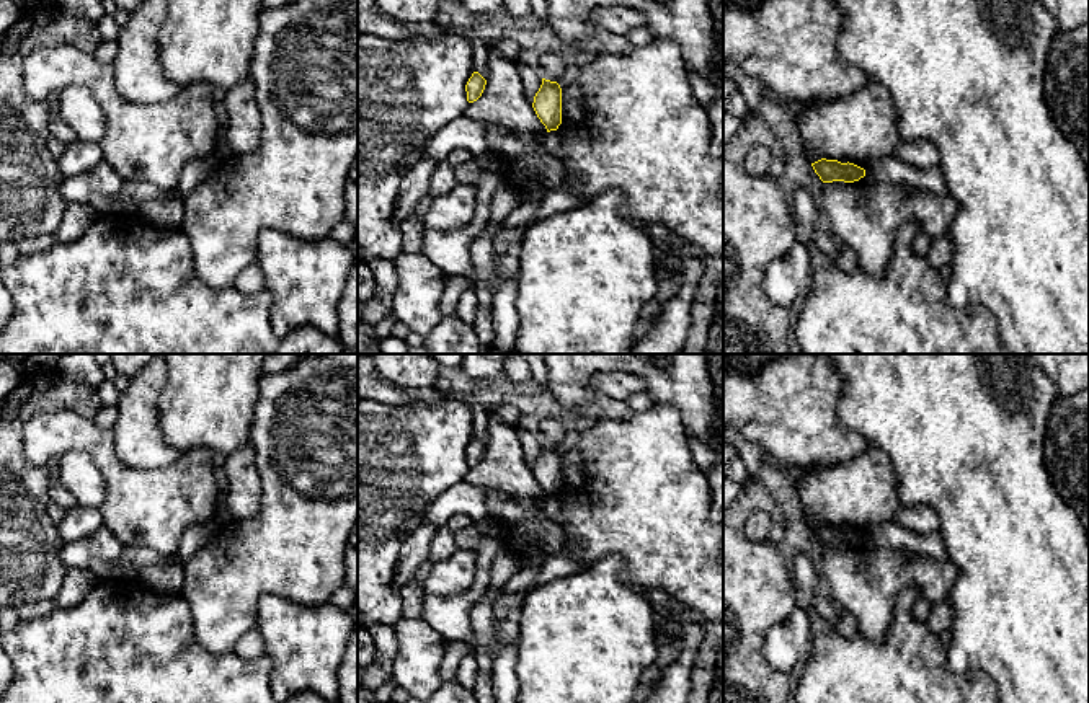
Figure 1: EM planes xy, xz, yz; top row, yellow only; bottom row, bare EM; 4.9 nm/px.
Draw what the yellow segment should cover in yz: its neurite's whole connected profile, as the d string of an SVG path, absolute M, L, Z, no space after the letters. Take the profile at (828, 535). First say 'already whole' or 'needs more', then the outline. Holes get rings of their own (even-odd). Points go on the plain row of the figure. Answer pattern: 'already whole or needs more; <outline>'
already whole; M821 524L811 528L815 538L823 548L844 546L854 548L865 542L865 535L854 528Z

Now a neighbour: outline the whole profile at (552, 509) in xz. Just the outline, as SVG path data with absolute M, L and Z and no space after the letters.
M550 496L544 502L542 512L555 524L562 525L562 506L557 496Z

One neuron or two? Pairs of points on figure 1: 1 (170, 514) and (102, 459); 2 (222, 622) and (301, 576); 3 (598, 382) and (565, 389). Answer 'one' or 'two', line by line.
1: one
2: one
3: two

